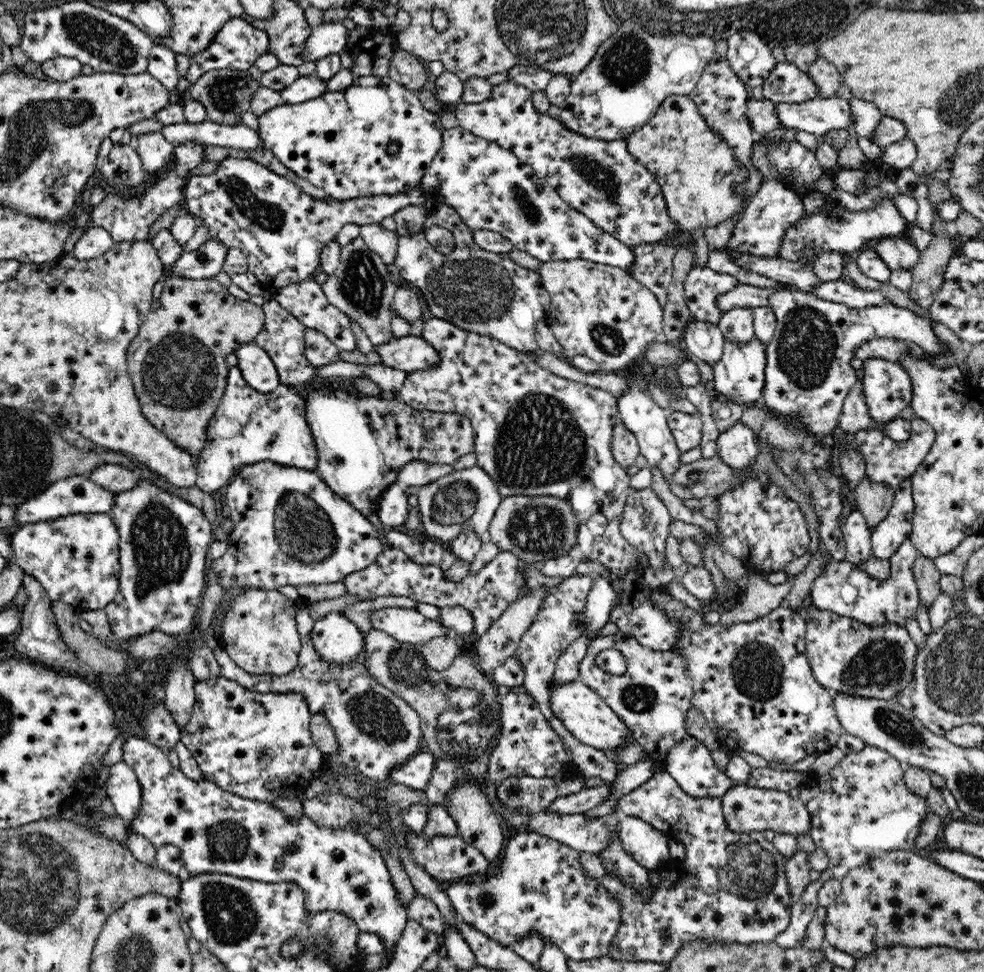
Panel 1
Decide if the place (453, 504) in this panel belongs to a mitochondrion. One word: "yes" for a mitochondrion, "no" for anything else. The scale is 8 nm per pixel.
yes

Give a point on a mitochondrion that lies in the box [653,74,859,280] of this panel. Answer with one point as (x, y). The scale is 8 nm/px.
(726, 117)

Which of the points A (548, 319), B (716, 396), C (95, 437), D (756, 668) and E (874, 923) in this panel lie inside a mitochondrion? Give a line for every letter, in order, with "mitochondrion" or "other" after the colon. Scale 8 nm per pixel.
A: other
B: other
C: other
D: mitochondrion
E: other

